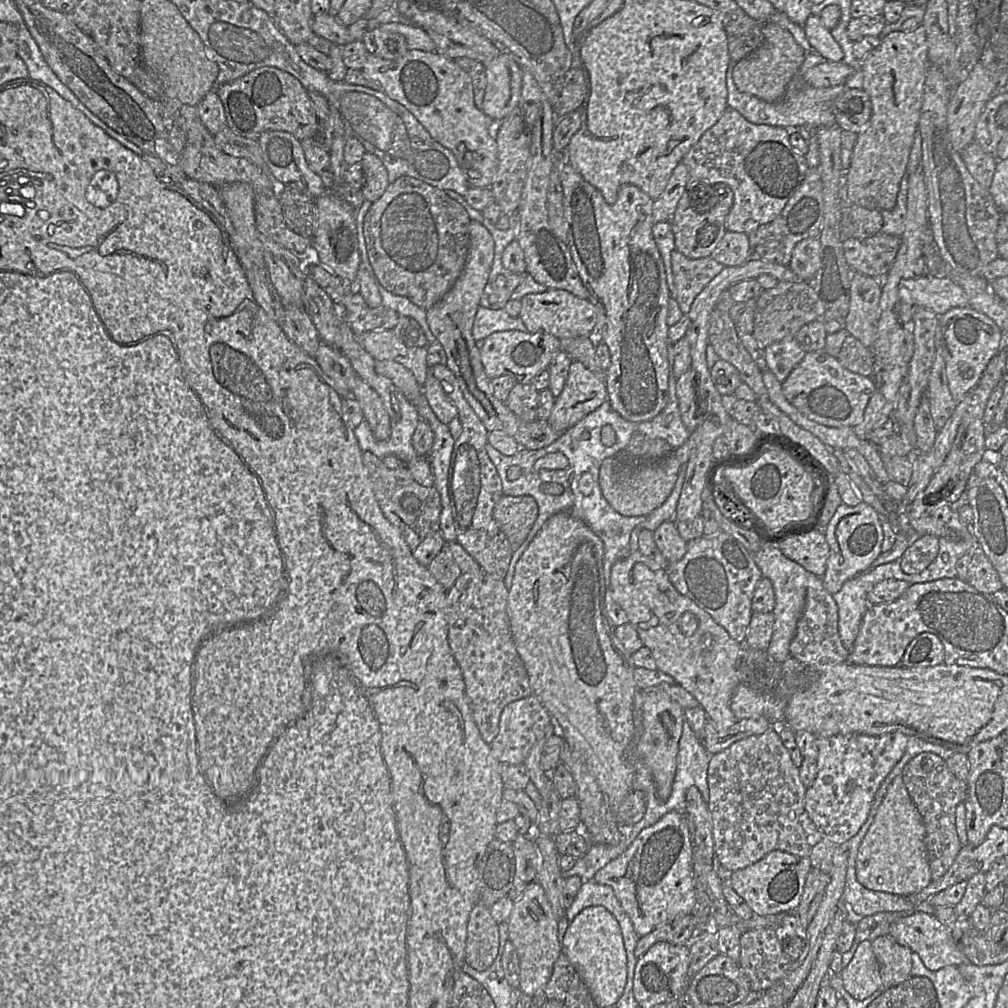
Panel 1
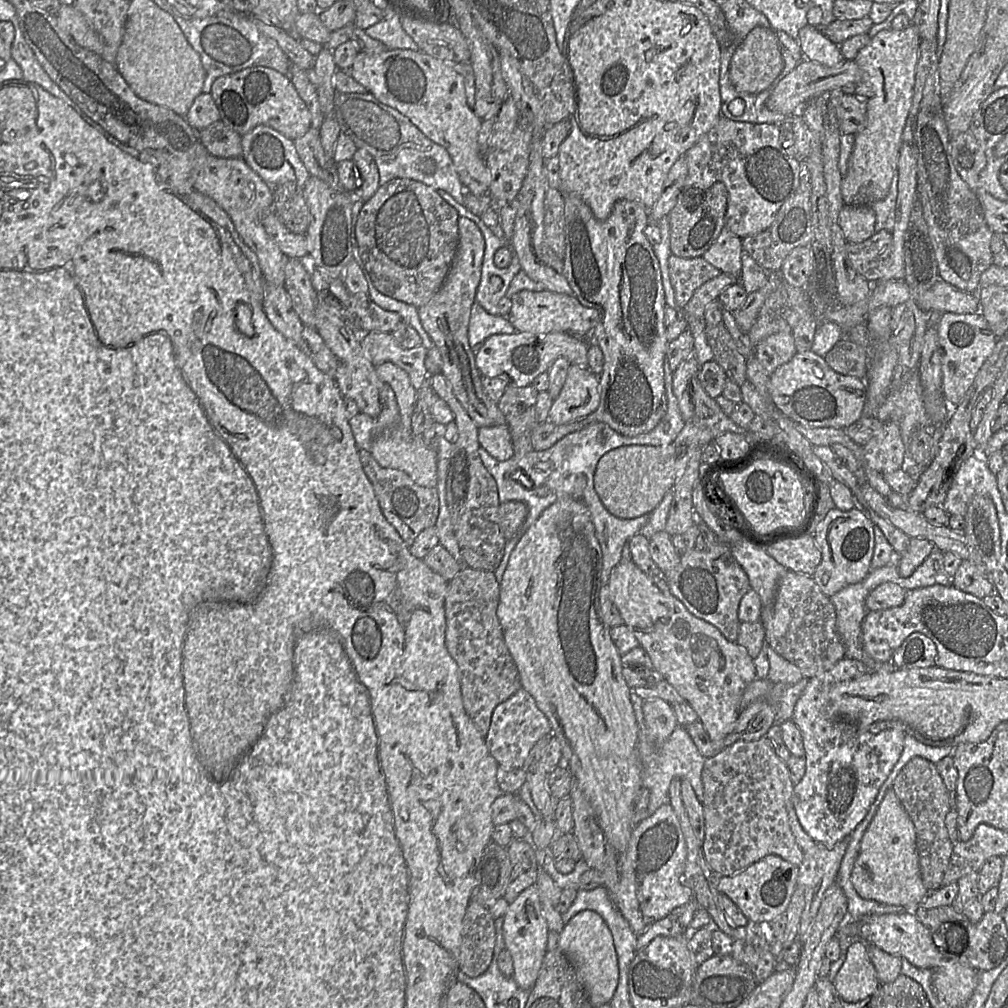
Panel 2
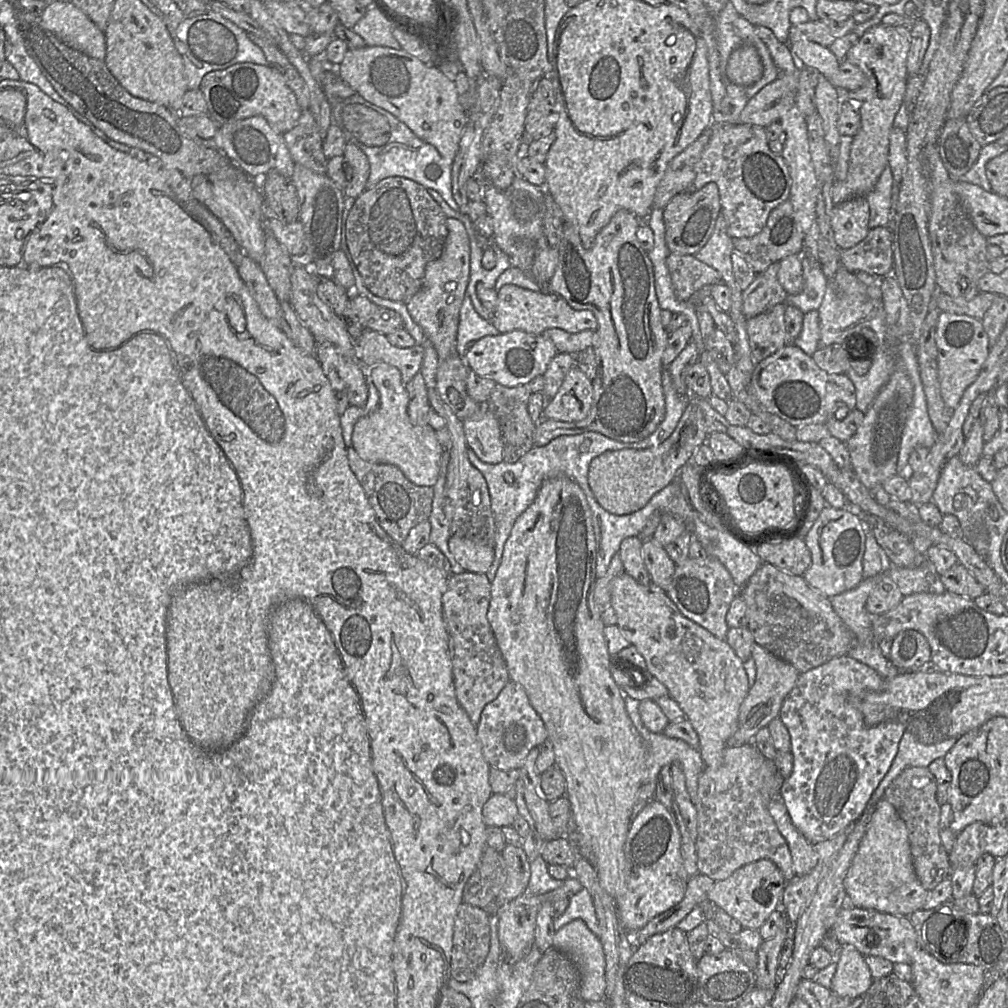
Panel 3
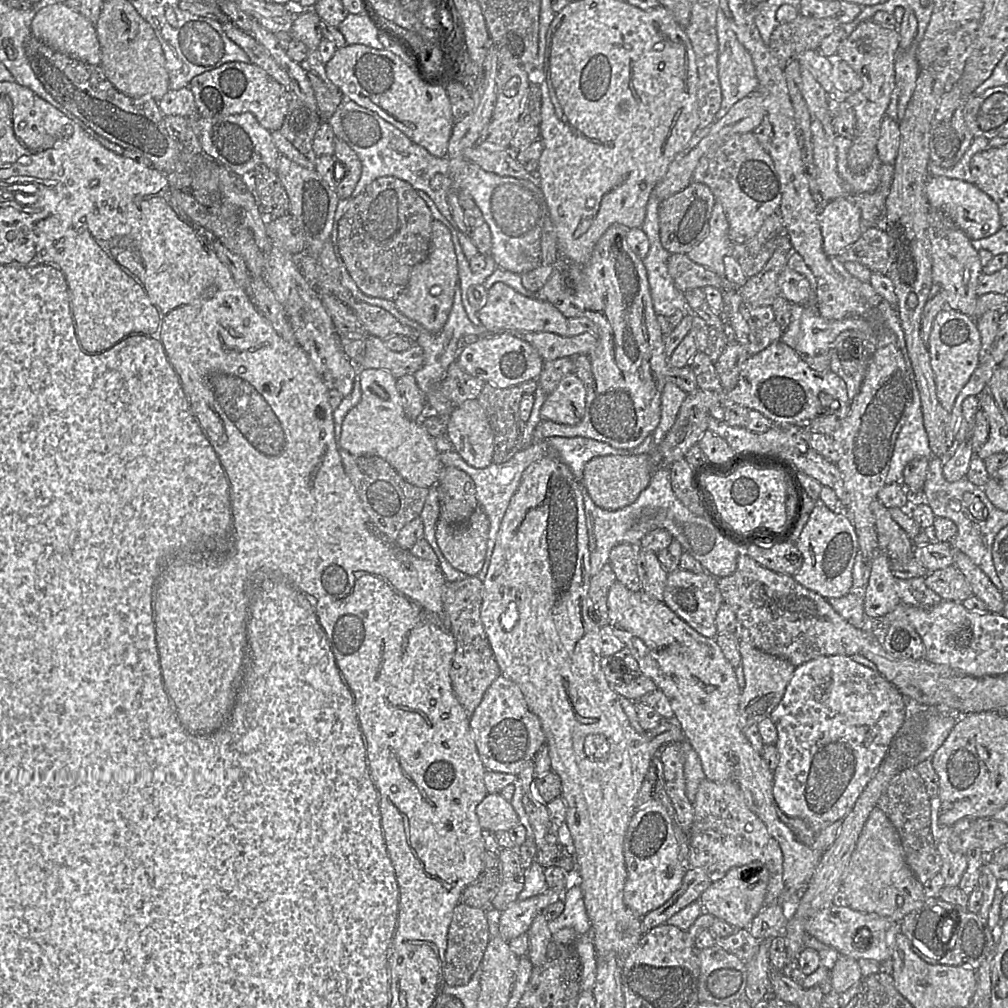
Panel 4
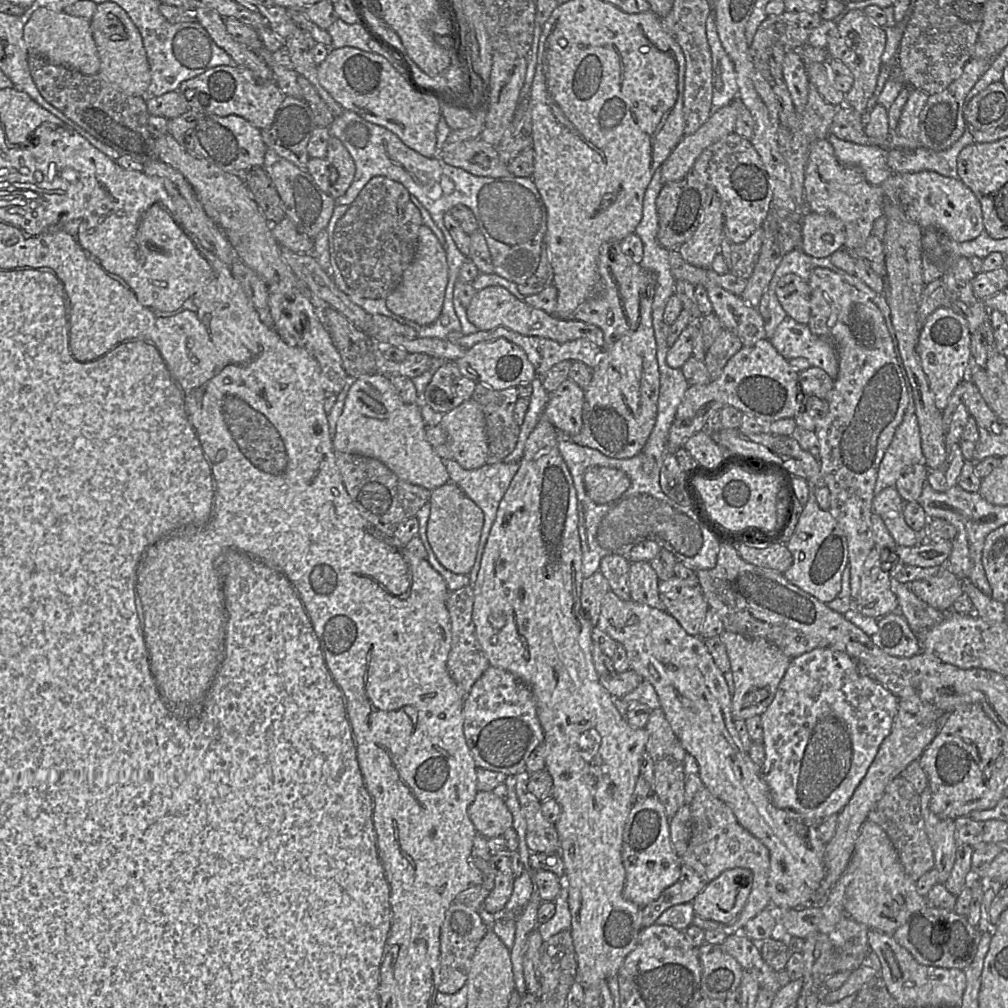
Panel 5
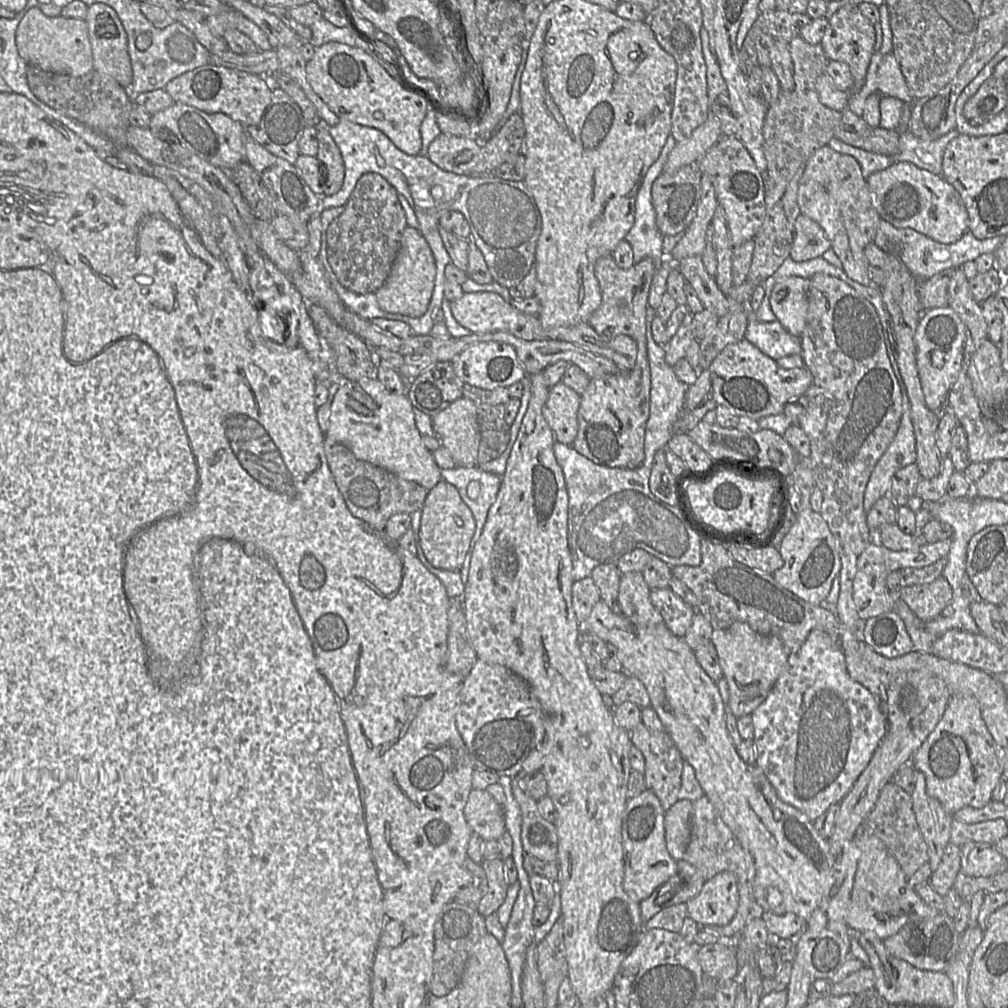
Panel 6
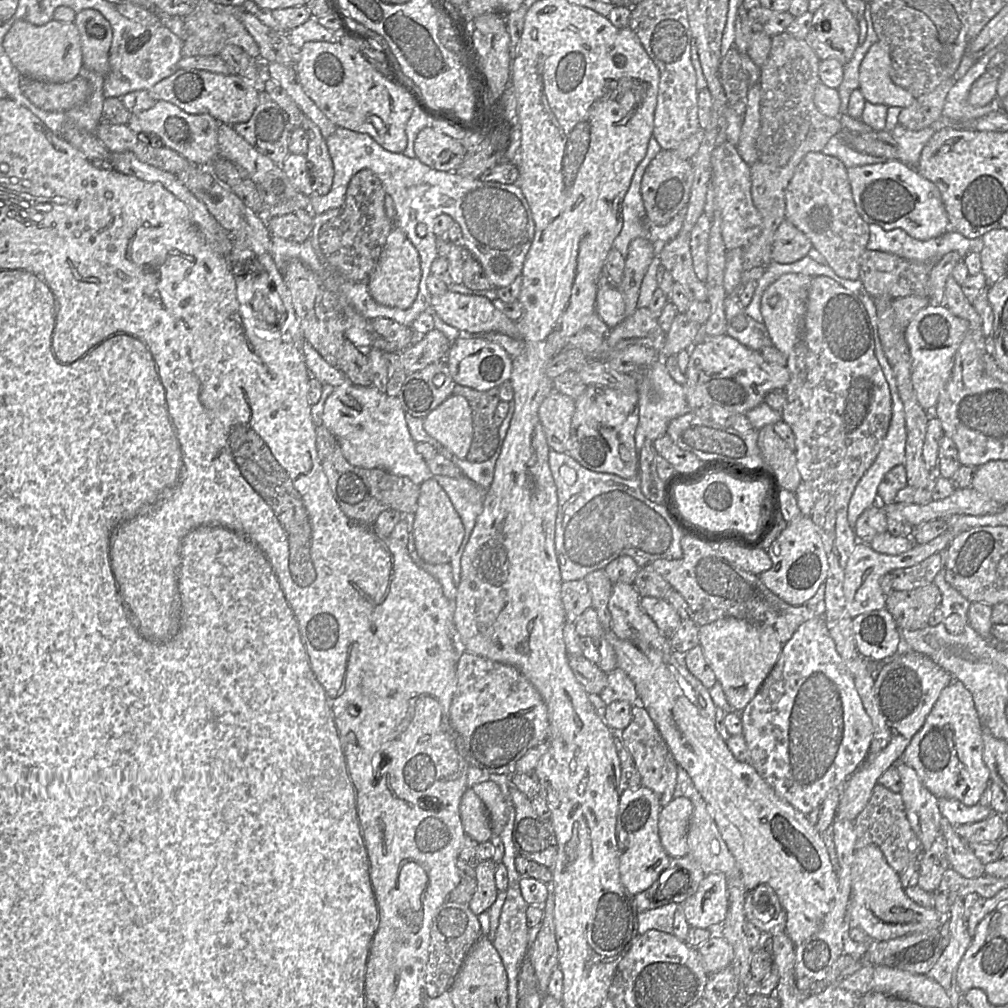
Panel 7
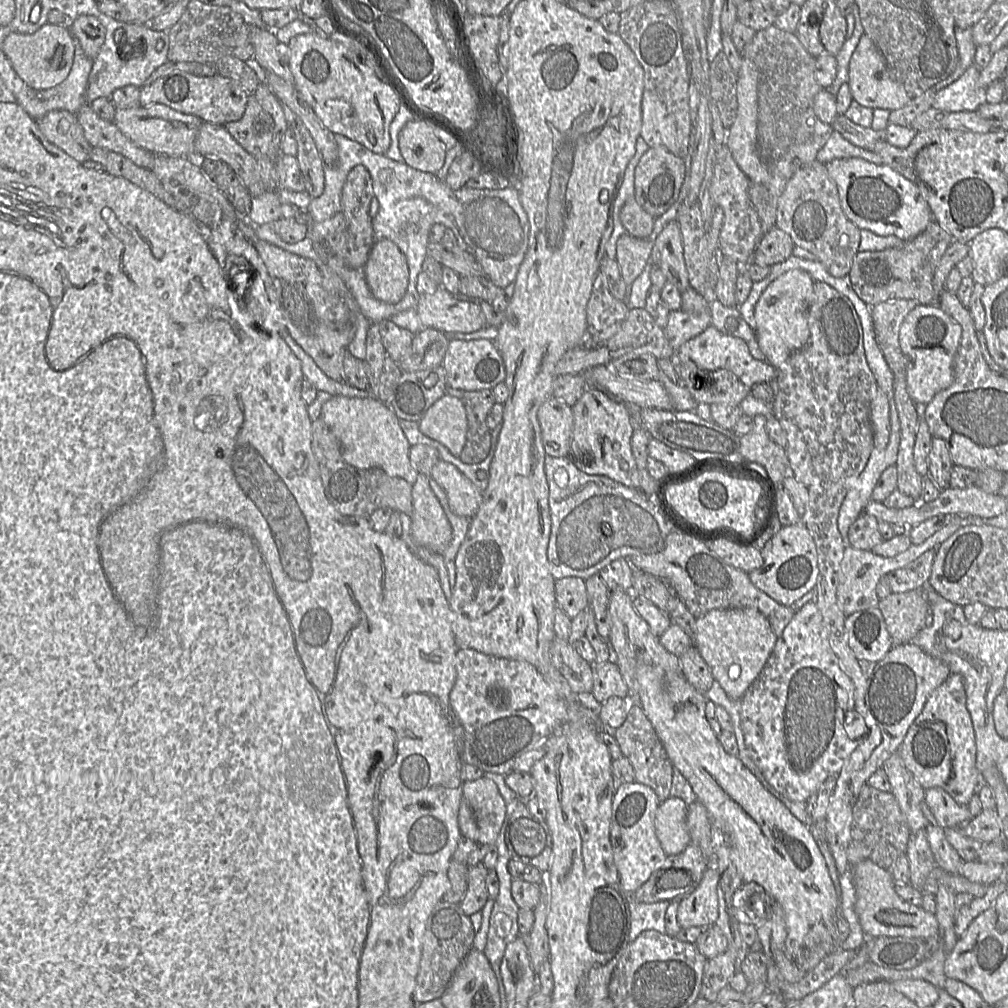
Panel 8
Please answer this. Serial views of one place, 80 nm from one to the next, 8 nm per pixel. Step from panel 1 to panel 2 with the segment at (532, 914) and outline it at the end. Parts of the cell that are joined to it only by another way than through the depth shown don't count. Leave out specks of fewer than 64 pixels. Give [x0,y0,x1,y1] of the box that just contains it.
[503,886,549,991]

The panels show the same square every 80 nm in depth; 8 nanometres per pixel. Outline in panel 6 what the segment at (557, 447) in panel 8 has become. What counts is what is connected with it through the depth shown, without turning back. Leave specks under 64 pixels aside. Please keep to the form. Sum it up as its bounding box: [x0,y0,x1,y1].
[542,382,581,445]

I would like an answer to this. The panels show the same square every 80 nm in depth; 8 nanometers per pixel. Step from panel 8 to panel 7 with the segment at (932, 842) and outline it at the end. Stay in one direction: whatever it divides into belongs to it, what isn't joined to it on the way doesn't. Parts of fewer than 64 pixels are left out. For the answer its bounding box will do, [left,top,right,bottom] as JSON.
[941,818,985,878]

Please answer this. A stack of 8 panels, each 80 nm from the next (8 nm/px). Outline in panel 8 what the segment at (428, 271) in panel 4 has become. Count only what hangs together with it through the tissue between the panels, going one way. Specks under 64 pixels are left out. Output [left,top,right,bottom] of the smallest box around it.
[363,239,408,304]

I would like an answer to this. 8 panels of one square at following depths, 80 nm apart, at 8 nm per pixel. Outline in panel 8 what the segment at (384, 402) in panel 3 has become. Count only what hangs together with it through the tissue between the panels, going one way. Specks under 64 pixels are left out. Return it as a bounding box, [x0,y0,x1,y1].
[321,396,418,484]

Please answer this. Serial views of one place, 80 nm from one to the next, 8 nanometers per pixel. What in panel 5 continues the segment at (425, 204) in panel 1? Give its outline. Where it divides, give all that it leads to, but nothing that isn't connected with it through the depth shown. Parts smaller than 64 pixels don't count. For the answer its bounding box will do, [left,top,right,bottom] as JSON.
[330,176,422,299]

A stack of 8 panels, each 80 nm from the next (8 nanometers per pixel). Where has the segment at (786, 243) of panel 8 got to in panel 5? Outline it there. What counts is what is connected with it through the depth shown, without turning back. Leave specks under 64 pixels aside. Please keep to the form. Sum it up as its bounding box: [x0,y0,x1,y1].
[800,212,844,258]

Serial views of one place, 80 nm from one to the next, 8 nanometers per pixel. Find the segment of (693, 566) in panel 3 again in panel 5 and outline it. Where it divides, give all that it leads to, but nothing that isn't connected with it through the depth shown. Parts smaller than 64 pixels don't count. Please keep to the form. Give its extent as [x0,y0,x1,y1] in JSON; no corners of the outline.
[659,578,709,635]

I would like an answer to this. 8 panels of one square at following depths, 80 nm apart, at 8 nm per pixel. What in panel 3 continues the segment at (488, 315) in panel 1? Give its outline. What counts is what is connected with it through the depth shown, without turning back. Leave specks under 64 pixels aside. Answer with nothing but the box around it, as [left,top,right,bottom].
[456,294,499,356]

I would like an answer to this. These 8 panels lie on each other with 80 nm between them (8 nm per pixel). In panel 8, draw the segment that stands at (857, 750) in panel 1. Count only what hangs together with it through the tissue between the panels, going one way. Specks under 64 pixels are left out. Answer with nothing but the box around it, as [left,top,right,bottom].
[741,600,860,802]

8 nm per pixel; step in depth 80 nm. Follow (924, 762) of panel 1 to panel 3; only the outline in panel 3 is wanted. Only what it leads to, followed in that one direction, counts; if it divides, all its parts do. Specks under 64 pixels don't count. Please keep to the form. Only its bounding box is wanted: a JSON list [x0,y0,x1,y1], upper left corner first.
[883,767,951,891]

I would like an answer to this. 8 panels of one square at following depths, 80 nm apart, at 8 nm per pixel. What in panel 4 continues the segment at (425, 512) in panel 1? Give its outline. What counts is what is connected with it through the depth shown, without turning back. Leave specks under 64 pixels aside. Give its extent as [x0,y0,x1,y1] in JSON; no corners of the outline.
[339,449,430,541]

